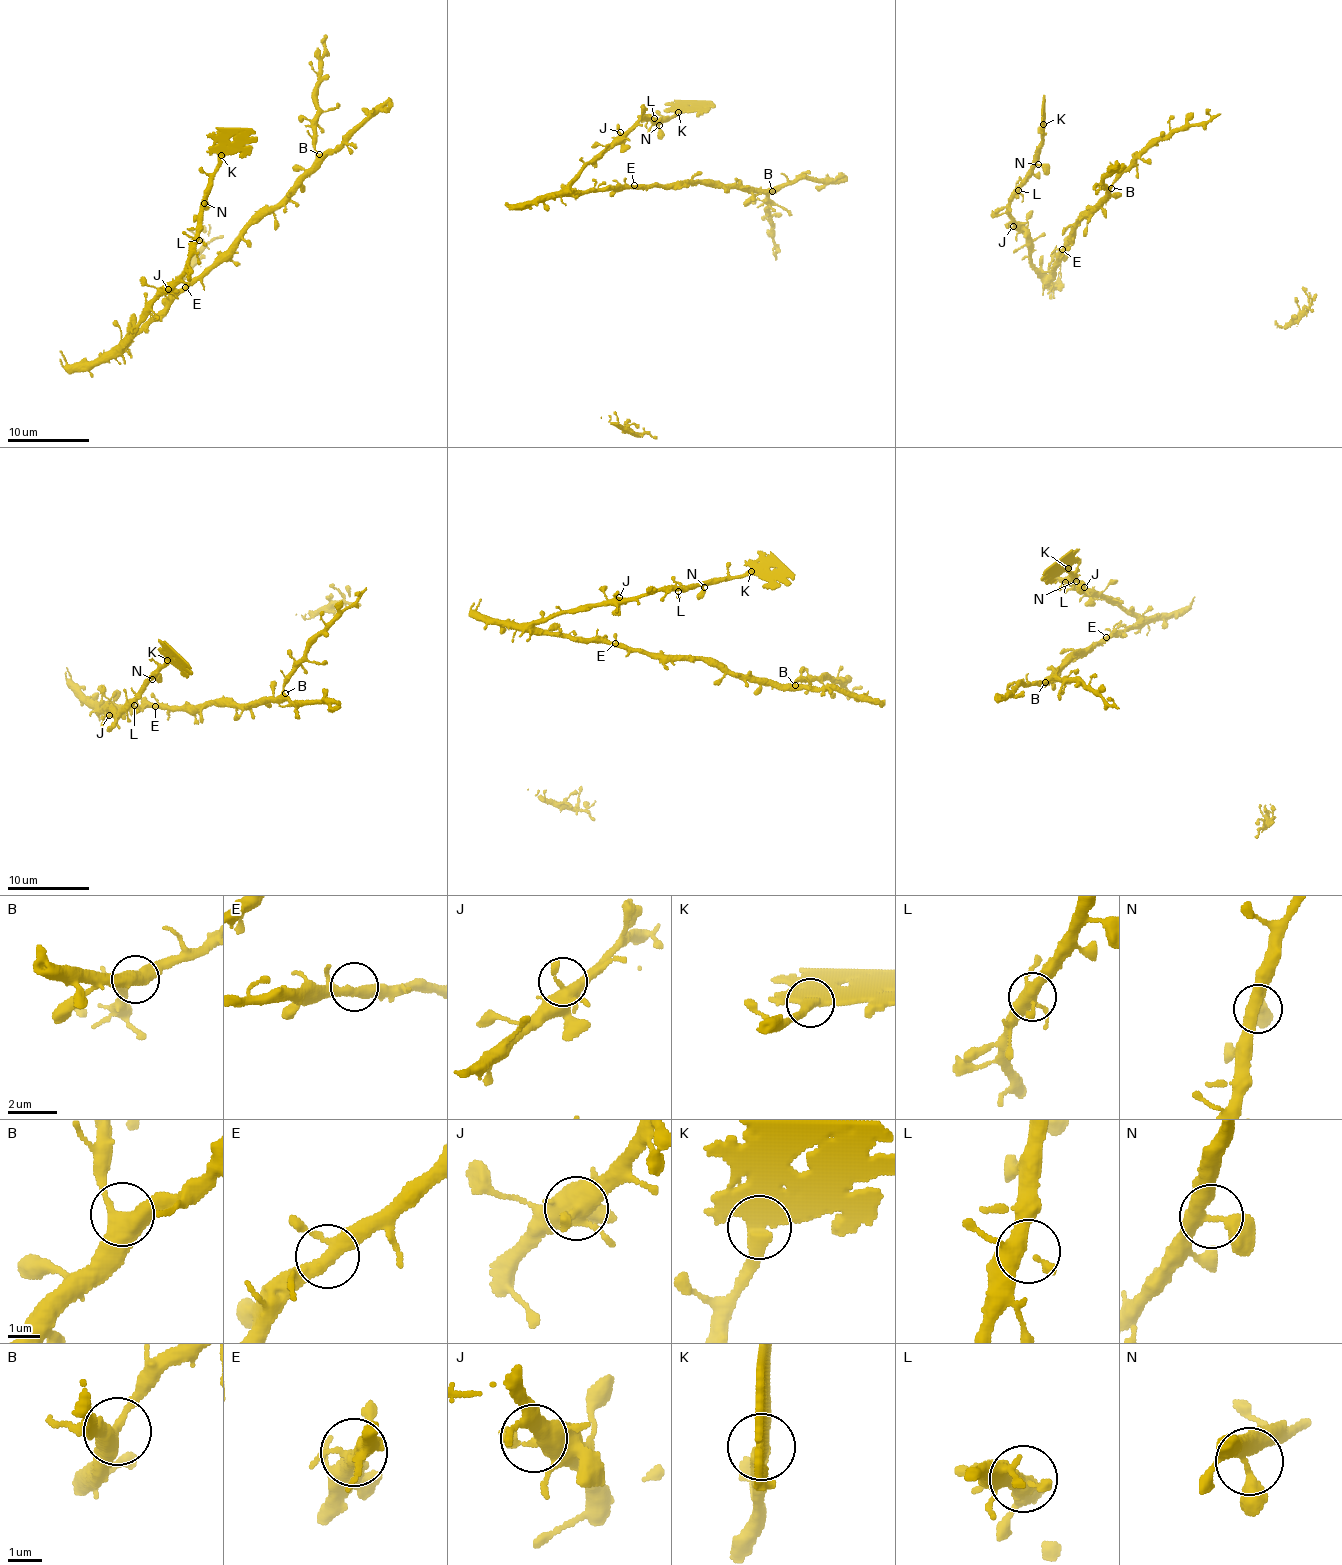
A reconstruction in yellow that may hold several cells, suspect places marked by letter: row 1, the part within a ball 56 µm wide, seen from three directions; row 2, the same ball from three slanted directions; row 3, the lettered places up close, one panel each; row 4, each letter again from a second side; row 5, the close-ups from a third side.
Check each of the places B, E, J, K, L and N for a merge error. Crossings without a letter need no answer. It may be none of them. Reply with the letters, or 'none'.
K

